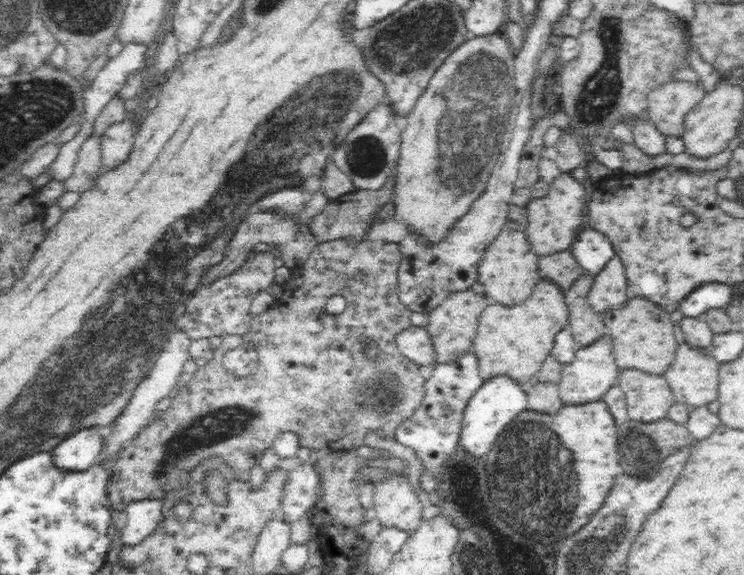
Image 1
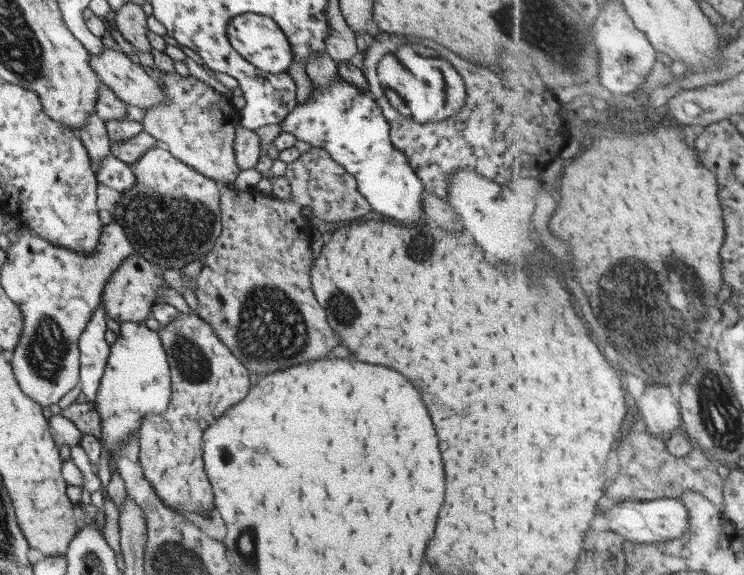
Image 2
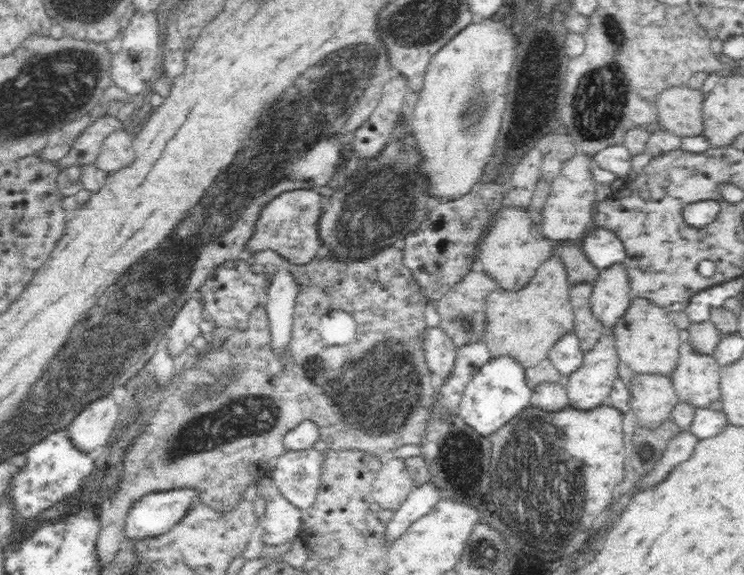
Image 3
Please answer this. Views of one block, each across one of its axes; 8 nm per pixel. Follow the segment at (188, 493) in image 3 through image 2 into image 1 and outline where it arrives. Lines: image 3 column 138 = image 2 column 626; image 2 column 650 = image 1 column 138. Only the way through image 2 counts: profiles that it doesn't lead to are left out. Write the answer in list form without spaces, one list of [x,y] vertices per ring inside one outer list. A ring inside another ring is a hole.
[[[156,499],[134,500],[127,504],[126,524],[119,537],[125,545],[135,545],[161,528],[164,522],[164,502]]]

